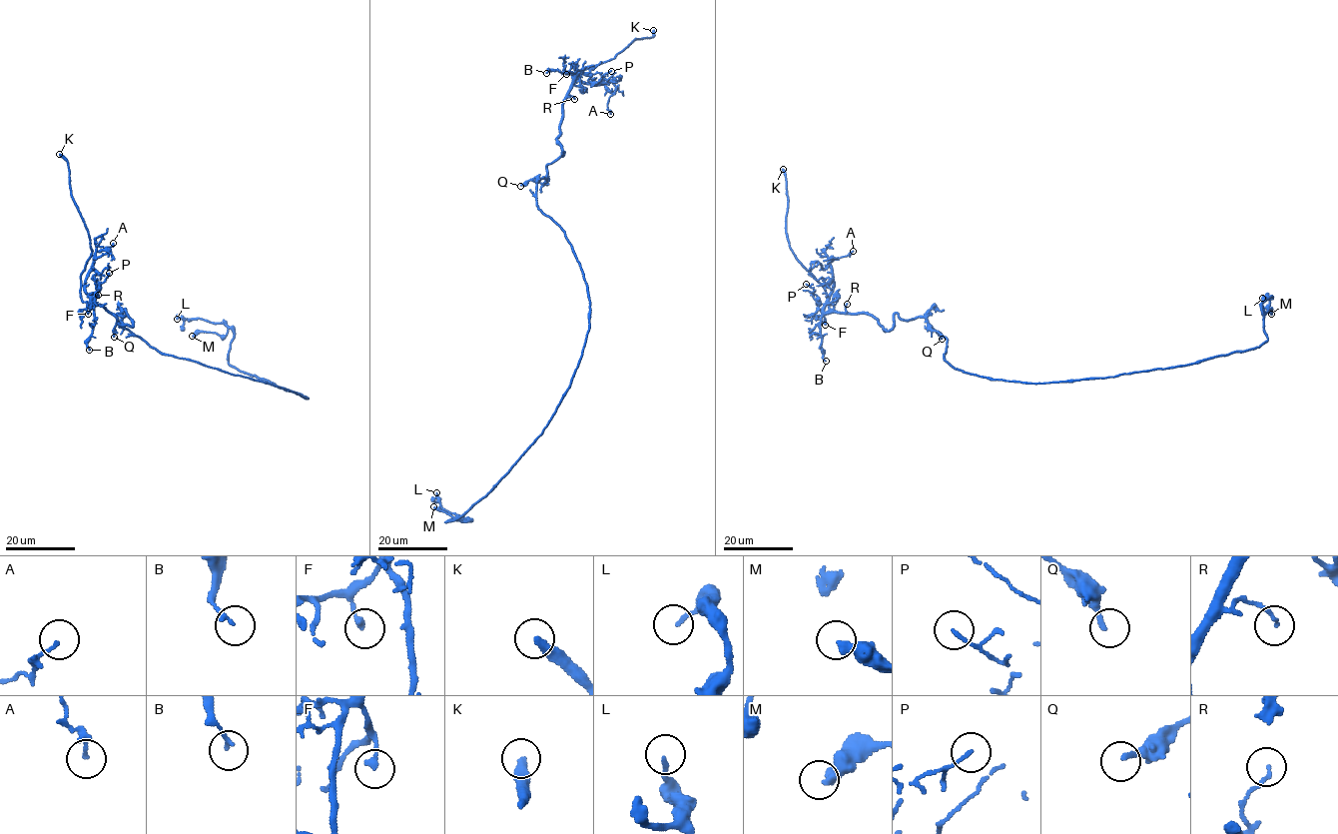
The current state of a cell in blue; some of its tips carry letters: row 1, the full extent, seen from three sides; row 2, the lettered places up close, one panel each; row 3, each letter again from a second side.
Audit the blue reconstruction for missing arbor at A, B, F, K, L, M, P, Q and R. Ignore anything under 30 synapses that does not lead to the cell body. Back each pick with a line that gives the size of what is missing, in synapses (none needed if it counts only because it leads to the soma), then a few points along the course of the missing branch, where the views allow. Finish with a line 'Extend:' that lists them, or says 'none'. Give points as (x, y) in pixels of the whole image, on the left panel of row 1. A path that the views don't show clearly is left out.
Extend: K

